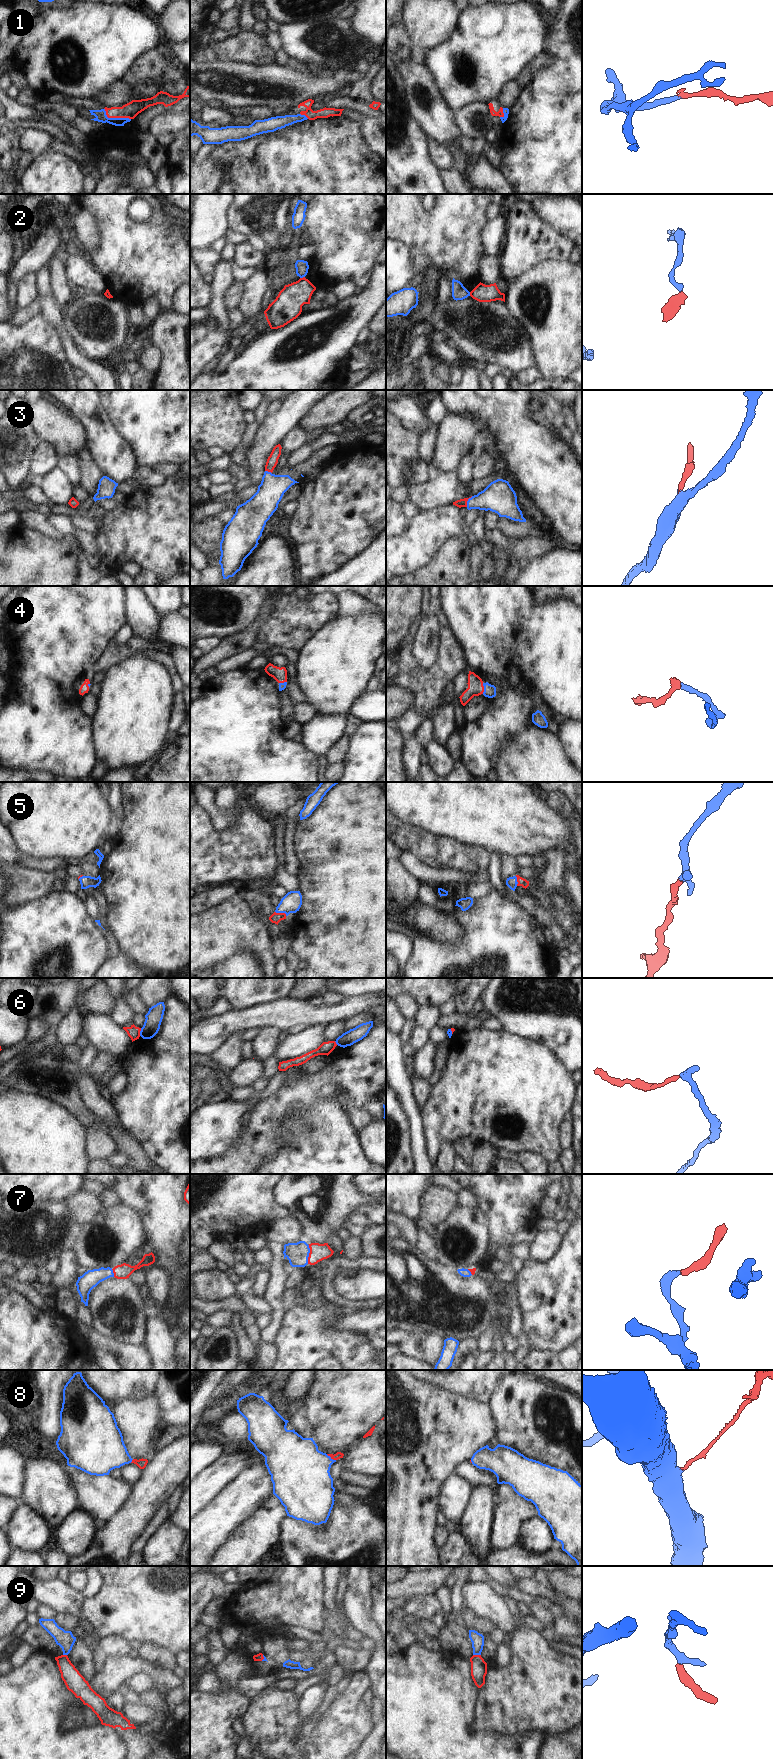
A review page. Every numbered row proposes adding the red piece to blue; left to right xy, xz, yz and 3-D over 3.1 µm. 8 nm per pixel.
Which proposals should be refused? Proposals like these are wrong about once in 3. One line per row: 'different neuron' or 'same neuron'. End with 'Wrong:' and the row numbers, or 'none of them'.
1: same neuron
2: different neuron
3: same neuron
4: same neuron
5: same neuron
6: different neuron
7: same neuron
8: same neuron
9: different neuron
Wrong: 2, 6, 9

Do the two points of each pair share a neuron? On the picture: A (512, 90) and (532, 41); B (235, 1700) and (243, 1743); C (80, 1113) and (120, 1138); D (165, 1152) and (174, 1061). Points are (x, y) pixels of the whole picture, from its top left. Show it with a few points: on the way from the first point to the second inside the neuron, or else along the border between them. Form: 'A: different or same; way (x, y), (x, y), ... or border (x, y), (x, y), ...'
A: different; border (514, 79), (506, 82), (497, 96)
B: different; border (240, 1716), (231, 1726), (238, 1741)
C: different; border (91, 1111), (107, 1130)
D: same; way (174, 1129), (174, 1084)

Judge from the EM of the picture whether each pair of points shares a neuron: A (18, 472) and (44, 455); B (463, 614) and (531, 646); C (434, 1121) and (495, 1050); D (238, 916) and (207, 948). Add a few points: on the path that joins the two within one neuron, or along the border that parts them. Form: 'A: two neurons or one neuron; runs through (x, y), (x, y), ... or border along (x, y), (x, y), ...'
A: two neurons; border along (39, 442), (32, 453), (29, 472)
B: one neuron; runs through (480, 614), (488, 614), (514, 640)
C: one neuron; runs through (452, 1103), (487, 1068)
D: one neuron; runs through (230, 924), (212, 940)

